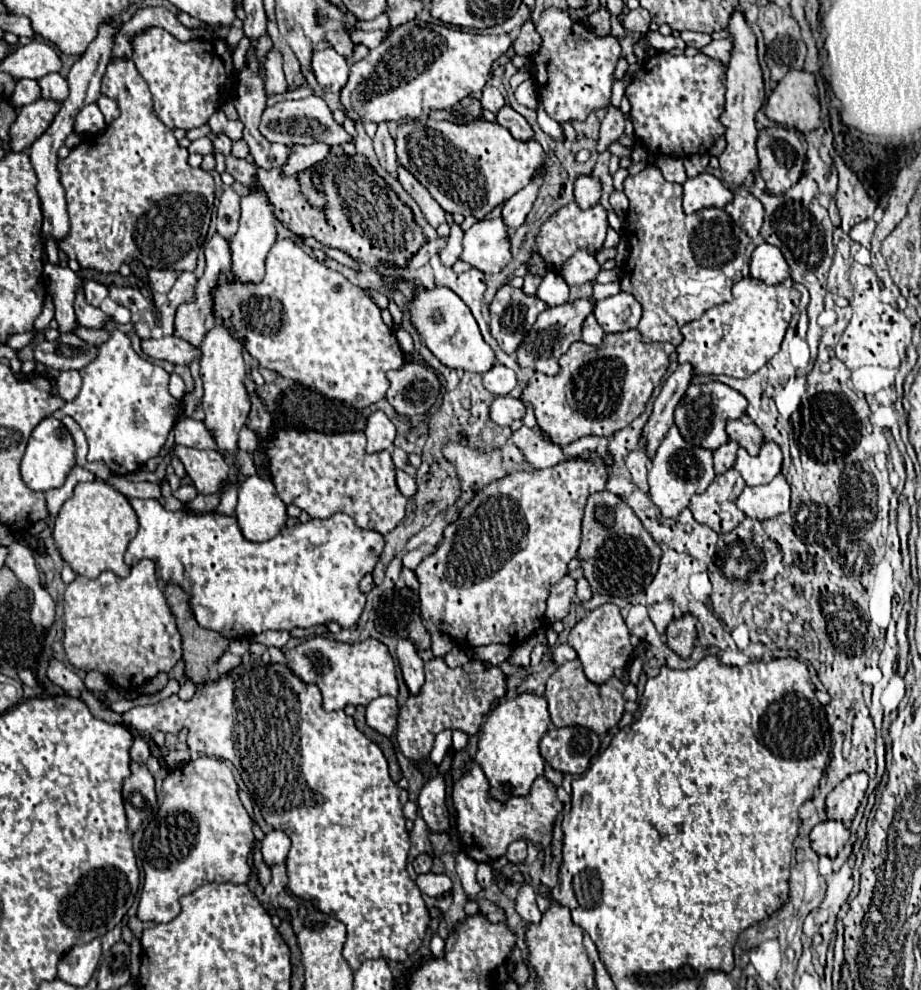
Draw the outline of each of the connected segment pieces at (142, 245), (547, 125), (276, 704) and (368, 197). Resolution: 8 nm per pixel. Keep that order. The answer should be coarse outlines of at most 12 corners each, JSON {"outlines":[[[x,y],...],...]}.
{"outlines":[[[133,61],[121,115],[59,161],[81,267],[195,271],[213,177]],[[541,105],[539,127],[553,139],[563,139],[559,123],[545,113]],[[287,665],[133,707],[231,761],[285,831],[289,889],[405,961],[429,911],[407,791]],[[215,151],[245,187],[261,183],[277,219],[383,273],[389,291],[427,237],[365,155],[311,169],[325,207],[297,175]]]}

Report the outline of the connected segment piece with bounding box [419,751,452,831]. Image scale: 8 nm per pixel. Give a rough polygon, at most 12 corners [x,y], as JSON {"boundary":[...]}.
{"boundary":[[452,754],[419,795],[421,815],[431,831],[451,831],[445,780]]}

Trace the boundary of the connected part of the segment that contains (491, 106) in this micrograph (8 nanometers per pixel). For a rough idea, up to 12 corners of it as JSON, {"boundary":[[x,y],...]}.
{"boundary":[[485,87],[481,105],[497,115],[505,105],[495,87]]}

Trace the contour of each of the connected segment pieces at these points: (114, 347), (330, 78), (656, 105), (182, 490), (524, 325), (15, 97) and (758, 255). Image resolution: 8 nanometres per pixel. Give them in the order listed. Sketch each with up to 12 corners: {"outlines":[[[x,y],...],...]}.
{"outlines":[[[113,329],[55,411],[115,475],[159,455],[181,411],[169,373]],[[315,51],[311,69],[327,93],[339,93],[349,79],[345,57]],[[655,53],[627,87],[653,155],[723,135],[725,67]],[[181,485],[173,493],[181,503],[197,497],[193,485]],[[503,285],[489,305],[493,339],[513,355],[543,309]],[[19,79],[11,103],[21,107],[37,101],[41,89],[37,81]],[[761,243],[751,255],[751,275],[779,285],[791,269],[779,247]]]}

